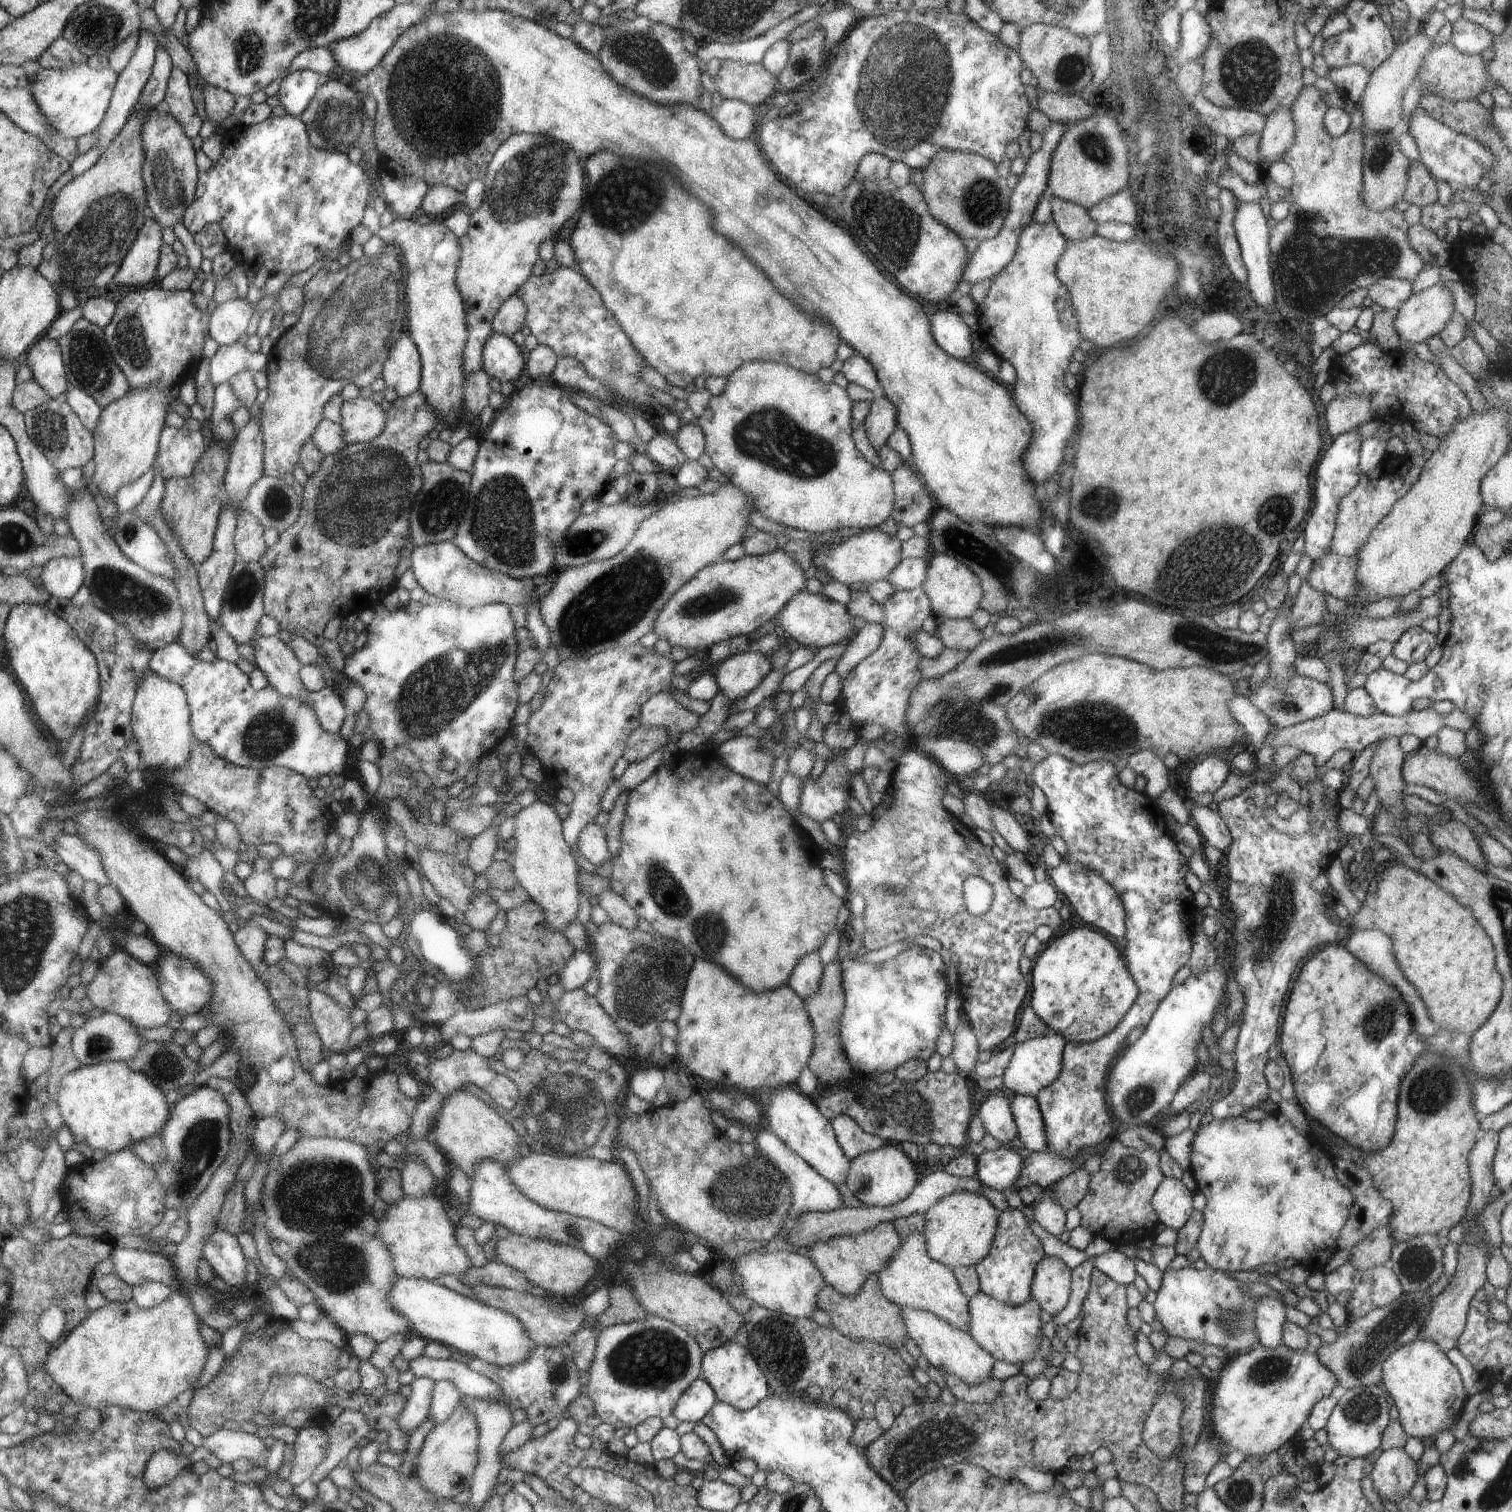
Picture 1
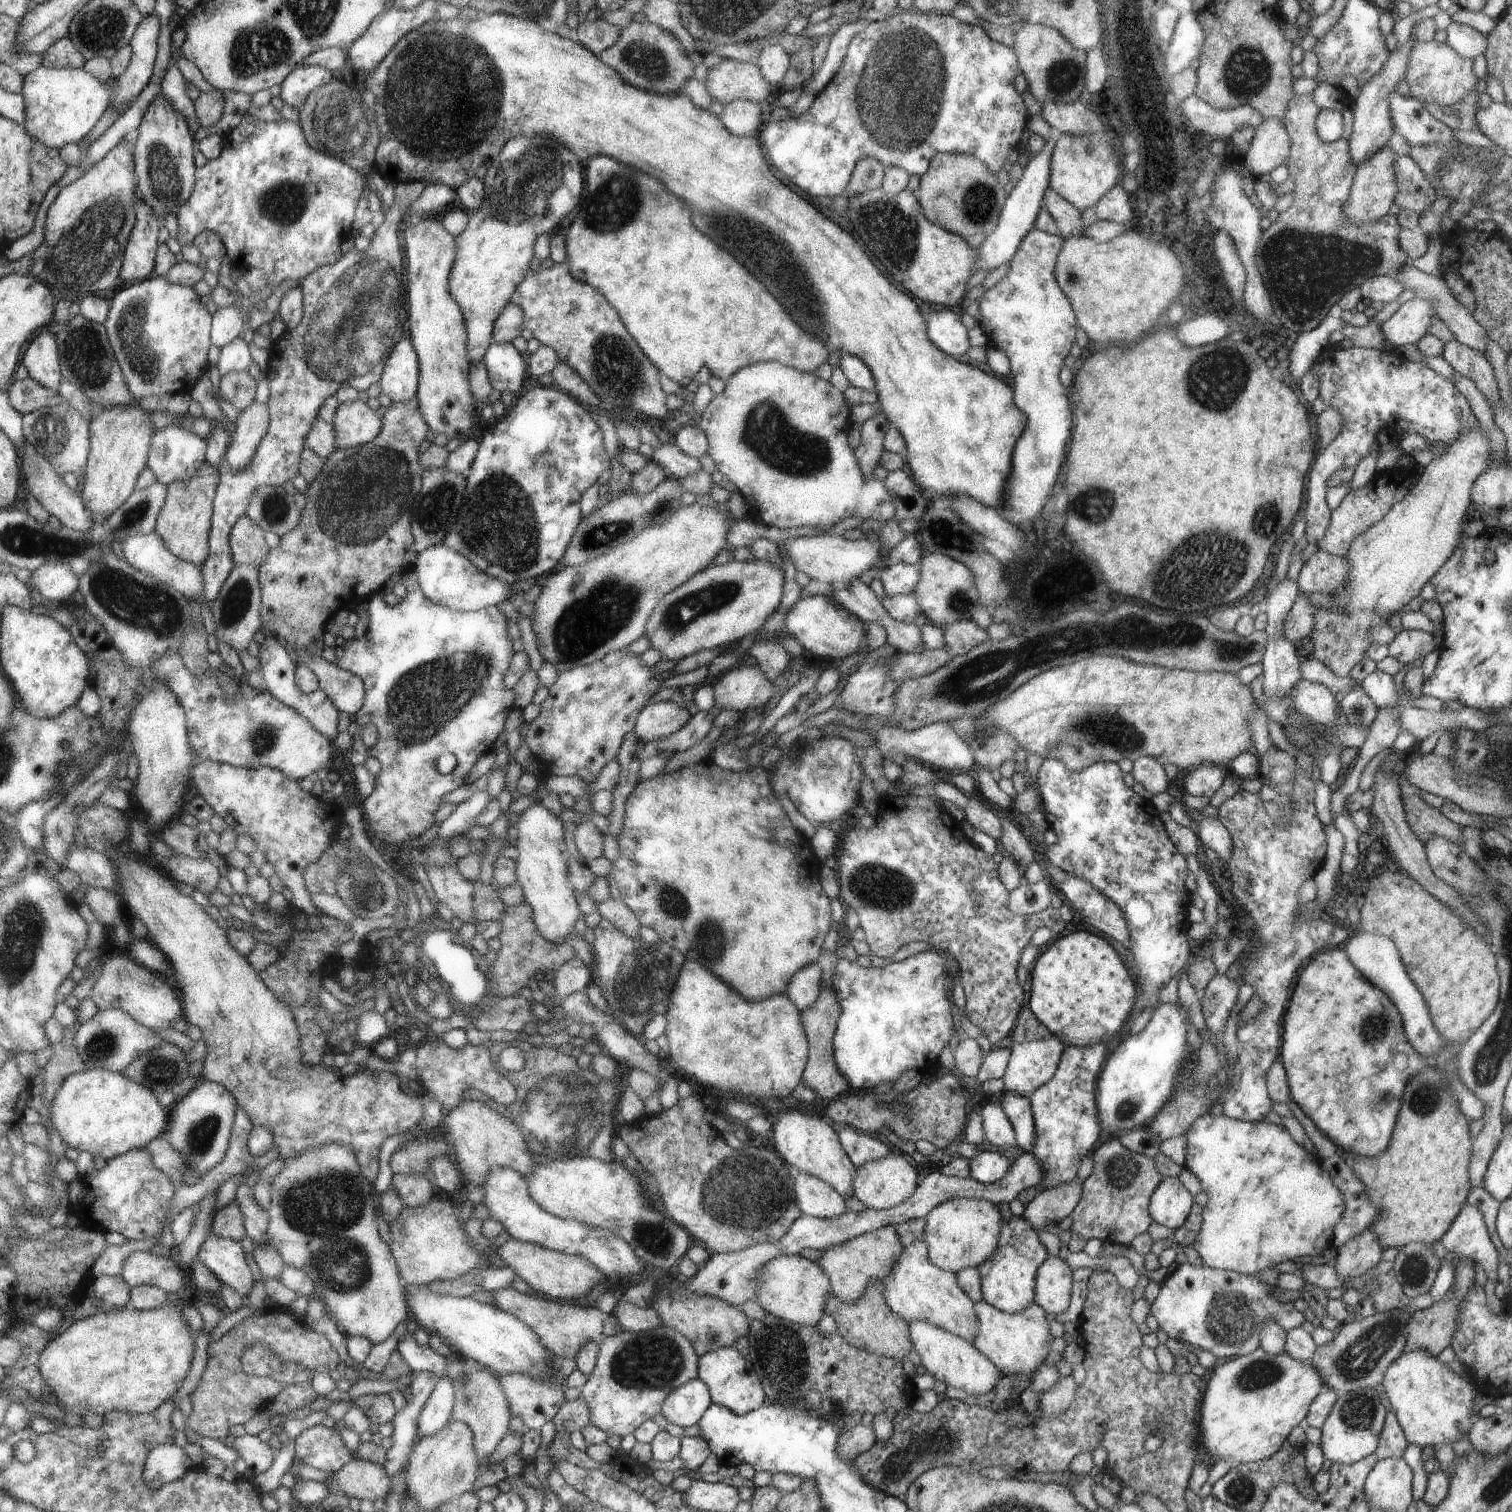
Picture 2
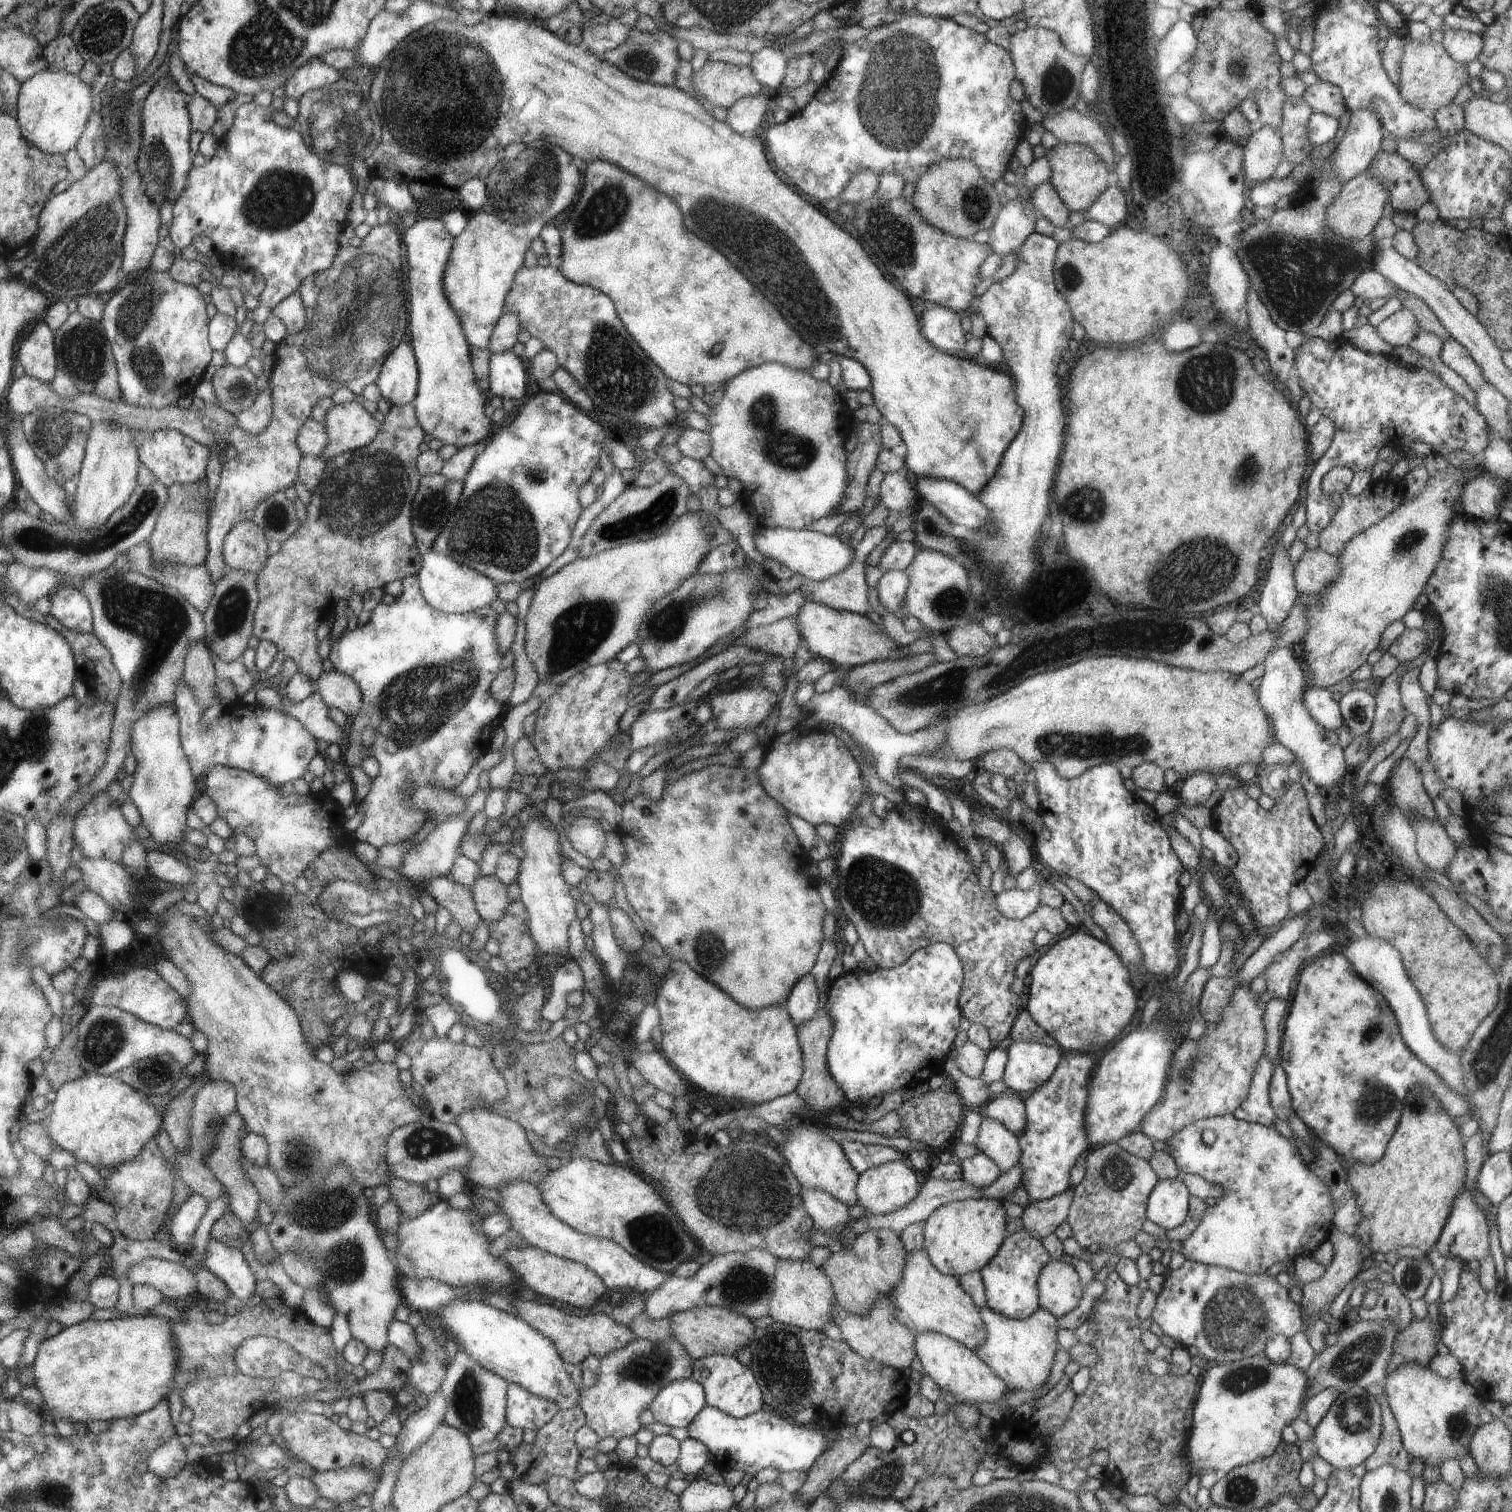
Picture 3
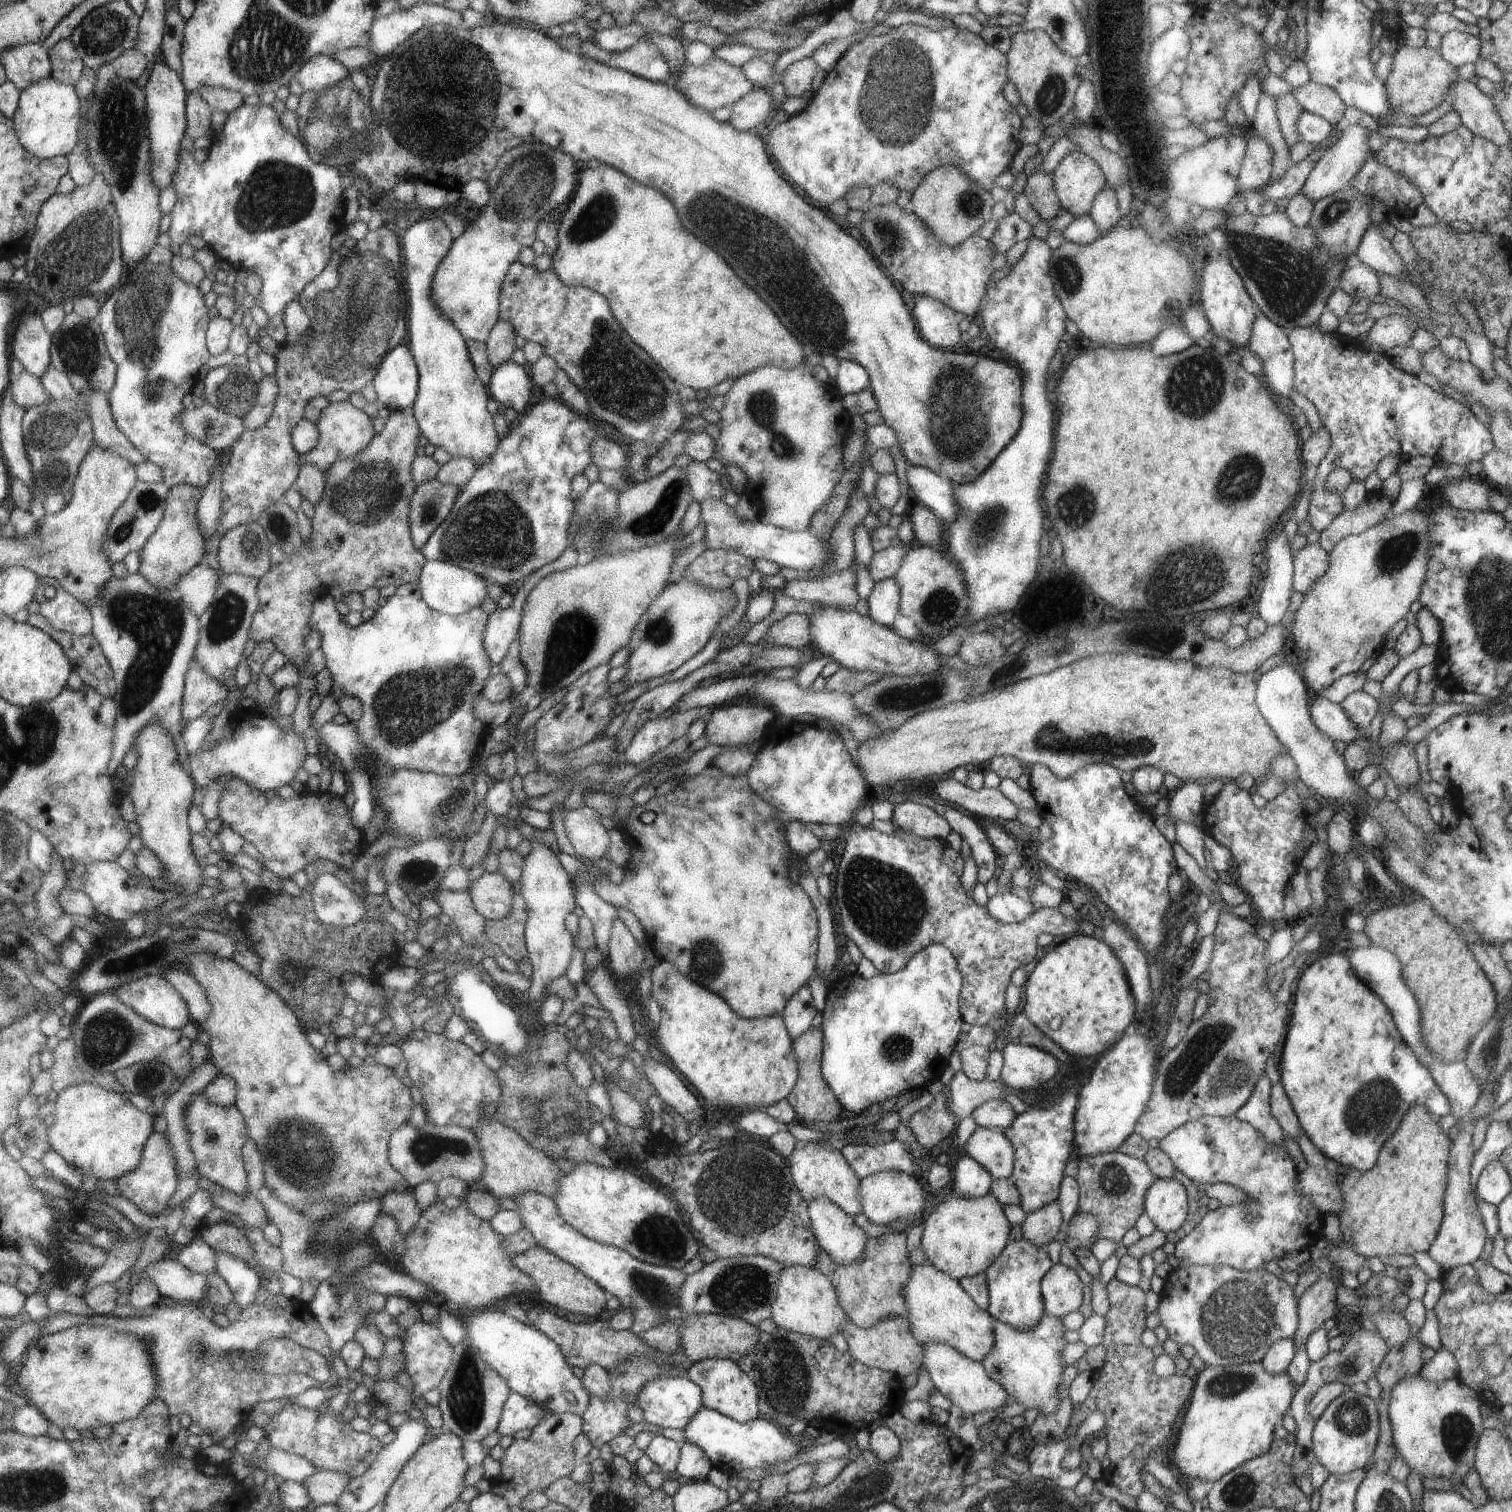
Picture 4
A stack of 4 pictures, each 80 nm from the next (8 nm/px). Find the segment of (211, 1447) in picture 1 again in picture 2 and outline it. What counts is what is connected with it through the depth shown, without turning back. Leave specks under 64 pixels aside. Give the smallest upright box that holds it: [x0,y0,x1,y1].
[221,1434,278,1480]

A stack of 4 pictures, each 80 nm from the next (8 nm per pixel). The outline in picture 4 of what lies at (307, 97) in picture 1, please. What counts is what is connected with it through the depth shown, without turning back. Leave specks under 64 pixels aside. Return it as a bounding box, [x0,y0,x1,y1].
[290,55,350,96]

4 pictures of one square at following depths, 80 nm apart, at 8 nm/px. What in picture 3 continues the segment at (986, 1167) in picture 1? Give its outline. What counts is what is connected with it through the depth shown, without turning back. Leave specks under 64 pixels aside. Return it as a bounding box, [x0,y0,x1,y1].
[959,1153,1002,1189]

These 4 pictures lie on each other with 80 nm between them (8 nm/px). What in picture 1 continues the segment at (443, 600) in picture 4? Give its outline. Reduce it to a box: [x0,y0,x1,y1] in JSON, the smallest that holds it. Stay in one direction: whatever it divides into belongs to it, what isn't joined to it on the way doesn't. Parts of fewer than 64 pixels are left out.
[407,541,532,608]

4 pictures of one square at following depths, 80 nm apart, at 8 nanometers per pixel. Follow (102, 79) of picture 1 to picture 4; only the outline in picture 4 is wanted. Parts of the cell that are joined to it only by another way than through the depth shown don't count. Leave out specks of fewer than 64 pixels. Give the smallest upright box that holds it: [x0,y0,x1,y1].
[10,76,80,159]

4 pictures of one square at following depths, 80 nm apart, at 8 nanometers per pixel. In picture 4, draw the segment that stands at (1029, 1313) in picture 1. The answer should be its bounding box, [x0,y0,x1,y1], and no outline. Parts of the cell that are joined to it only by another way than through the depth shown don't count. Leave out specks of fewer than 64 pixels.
[981,1313,1068,1416]

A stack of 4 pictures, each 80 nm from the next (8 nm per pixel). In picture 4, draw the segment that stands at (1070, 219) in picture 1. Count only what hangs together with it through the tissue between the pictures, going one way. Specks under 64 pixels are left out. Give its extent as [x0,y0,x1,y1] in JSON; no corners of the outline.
[1023,171,1061,220]

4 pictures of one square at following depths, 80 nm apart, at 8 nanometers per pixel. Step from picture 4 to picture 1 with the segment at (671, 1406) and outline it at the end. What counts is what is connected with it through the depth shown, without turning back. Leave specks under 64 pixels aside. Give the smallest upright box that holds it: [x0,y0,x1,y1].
[672,1376,718,1423]

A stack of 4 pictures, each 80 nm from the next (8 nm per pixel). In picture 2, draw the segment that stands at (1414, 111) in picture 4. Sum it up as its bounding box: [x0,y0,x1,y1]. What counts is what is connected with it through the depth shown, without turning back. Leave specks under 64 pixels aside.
[1405,41,1478,106]

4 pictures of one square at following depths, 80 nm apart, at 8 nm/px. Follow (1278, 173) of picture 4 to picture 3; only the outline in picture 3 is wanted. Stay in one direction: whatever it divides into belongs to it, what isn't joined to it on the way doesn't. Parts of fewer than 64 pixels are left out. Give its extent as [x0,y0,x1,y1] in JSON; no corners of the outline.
[1186,2,1287,131]

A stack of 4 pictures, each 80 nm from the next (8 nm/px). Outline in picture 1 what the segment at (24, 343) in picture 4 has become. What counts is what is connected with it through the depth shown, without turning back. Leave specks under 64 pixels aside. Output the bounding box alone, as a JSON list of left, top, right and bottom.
[25,335,70,400]

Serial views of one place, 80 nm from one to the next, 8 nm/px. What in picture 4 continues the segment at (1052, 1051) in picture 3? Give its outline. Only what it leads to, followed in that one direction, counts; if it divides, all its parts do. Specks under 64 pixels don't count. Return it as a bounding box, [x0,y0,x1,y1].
[1000,1043,1061,1091]

